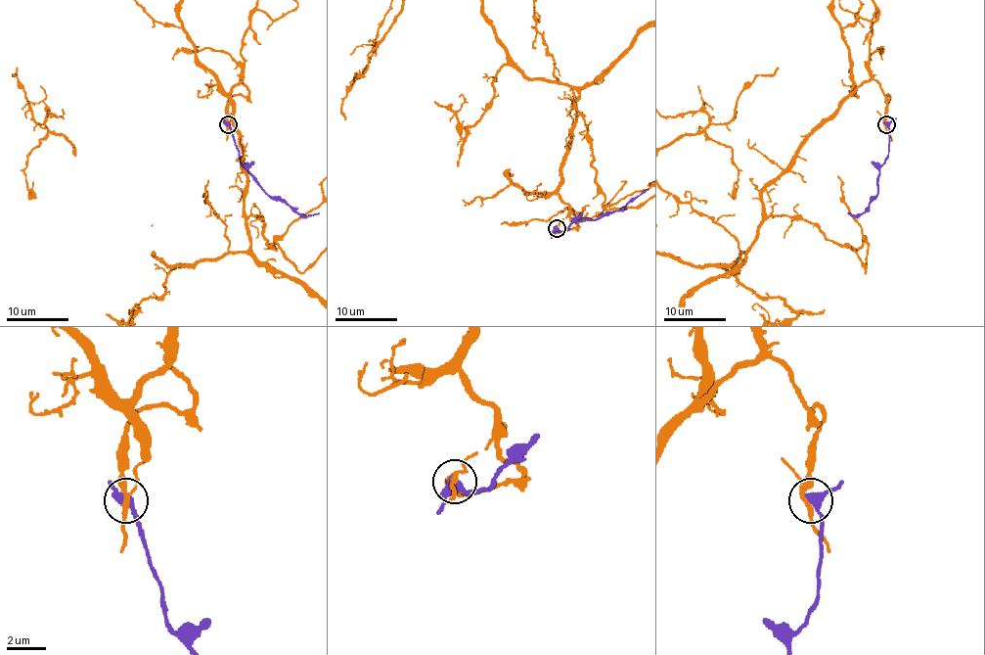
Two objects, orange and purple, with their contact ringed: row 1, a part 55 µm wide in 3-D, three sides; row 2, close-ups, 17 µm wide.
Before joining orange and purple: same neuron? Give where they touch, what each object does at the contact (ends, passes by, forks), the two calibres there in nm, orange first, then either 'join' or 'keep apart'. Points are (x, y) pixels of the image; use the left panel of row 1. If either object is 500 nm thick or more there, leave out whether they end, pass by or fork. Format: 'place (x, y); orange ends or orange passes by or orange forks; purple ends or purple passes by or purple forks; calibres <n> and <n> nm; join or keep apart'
place (228, 124); orange forks; purple passes by; calibres 190 and 400 nm; keep apart

